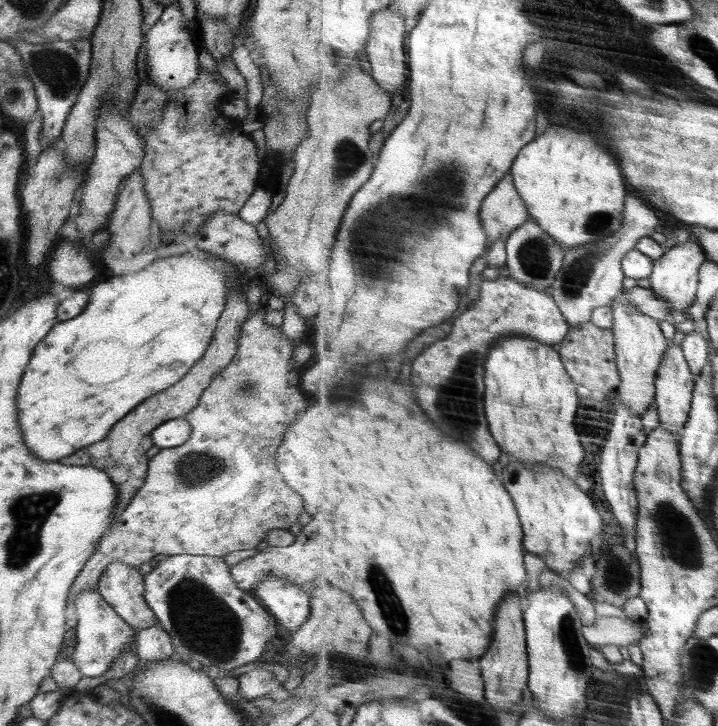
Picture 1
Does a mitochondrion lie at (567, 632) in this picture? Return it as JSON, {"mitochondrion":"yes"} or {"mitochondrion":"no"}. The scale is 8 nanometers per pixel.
{"mitochondrion":"yes"}

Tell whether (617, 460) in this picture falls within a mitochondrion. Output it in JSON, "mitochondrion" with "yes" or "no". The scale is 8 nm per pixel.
{"mitochondrion":"no"}

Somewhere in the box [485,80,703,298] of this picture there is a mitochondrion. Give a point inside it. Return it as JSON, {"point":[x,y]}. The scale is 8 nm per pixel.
{"point":[534,256]}

